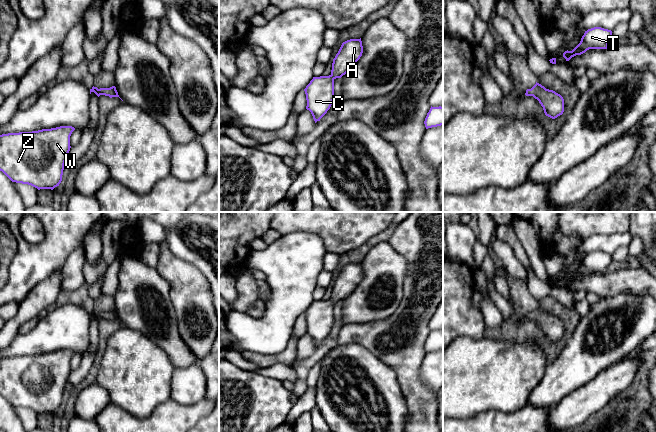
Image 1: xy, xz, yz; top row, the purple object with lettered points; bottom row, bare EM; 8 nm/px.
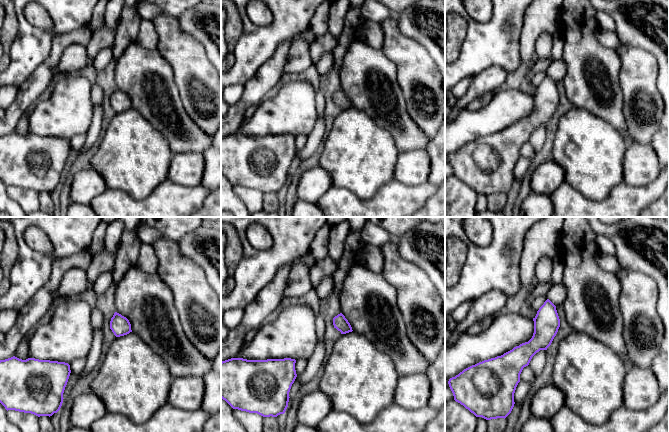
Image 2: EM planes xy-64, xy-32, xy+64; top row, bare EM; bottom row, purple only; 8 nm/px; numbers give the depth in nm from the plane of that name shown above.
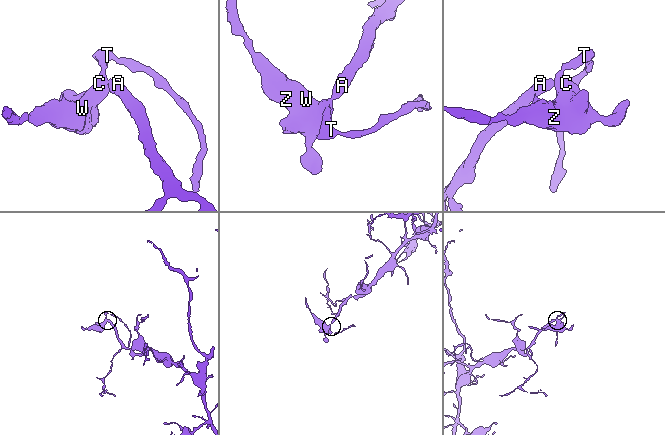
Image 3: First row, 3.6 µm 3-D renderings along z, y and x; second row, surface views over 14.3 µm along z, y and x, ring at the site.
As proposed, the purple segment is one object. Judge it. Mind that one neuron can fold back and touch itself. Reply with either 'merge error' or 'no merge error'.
no merge error

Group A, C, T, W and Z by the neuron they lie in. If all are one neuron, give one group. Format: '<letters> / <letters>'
A C T W Z

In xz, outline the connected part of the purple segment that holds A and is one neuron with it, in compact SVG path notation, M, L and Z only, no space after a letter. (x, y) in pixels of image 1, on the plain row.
M350 263L342 267L333 283L329 300L313 301L304 313L307 330L315 347L327 337L334 324L334 304L341 302L355 290L363 277L362 265Z

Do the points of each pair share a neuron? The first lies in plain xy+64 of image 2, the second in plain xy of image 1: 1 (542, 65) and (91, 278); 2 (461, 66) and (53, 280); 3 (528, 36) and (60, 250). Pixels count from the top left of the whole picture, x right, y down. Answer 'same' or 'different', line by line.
1: same
2: different
3: different

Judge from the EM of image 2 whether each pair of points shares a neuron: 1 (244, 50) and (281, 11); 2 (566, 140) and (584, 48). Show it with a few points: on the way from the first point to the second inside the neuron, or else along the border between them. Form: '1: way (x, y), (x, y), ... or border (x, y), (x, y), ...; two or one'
1: way (256, 46), (279, 23); one
2: border (574, 106), (586, 109), (596, 116); two

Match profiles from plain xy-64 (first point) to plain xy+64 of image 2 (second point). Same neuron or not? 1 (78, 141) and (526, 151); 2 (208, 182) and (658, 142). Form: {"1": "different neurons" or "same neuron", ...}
{"1": "same neuron", "2": "same neuron"}

